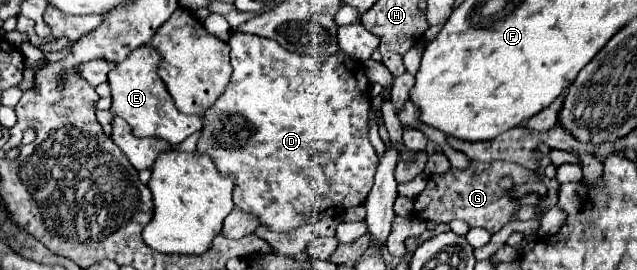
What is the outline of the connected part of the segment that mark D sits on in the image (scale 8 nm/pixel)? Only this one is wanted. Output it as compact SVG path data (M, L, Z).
M232 34L228 40L230 64L234 68L224 94L204 112L198 154L210 156L222 176L234 176L234 204L246 214L254 214L272 232L292 232L304 224L314 224L324 216L342 216L350 206L366 200L378 156L368 140L368 78L364 64L344 52L332 56L310 56L284 50L278 42Z

